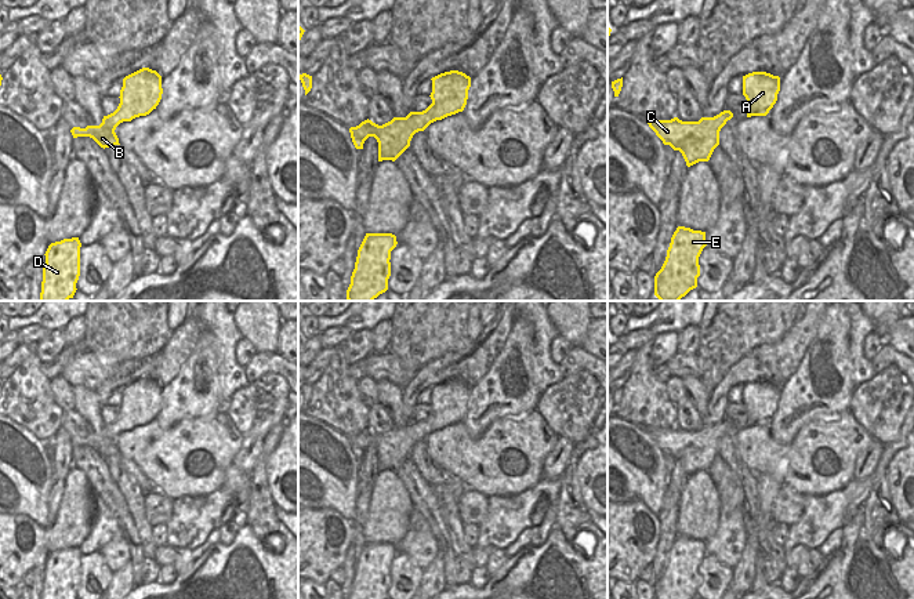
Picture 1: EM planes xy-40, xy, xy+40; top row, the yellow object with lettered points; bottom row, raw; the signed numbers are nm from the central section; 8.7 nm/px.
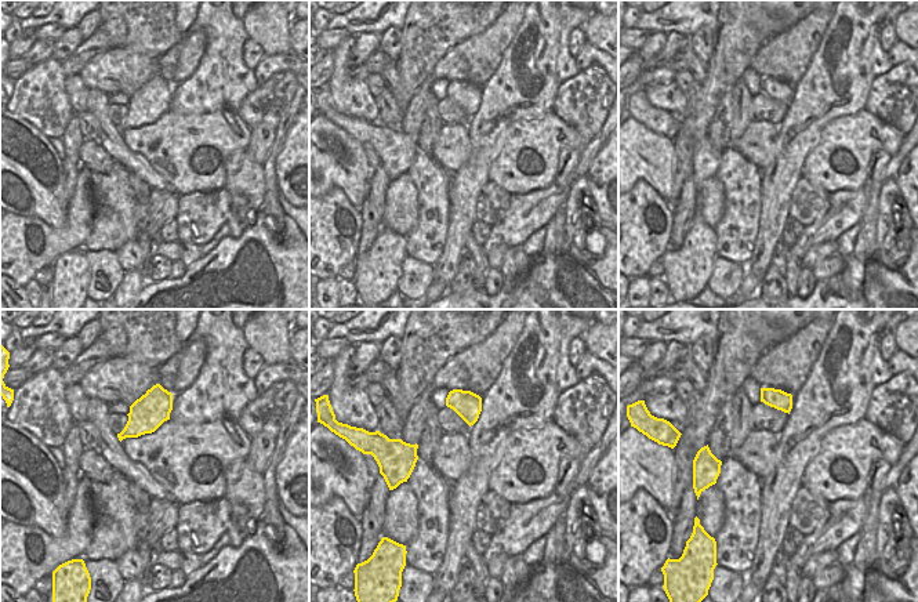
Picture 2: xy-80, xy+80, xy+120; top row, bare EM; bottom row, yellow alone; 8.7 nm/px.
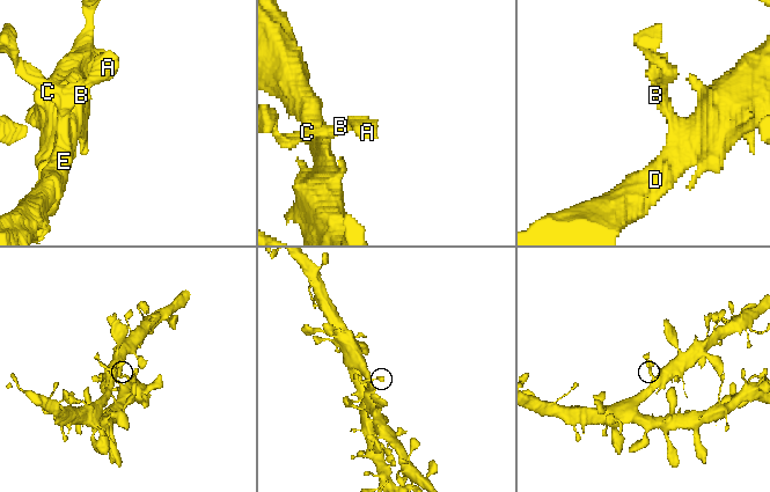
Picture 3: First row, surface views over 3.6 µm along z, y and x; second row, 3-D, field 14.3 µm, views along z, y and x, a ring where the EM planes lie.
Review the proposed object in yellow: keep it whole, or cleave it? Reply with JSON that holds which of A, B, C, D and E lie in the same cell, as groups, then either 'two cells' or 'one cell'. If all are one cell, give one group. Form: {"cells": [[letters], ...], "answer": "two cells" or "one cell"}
{"cells": [["A", "B", "C", "D", "E"]], "answer": "one cell"}

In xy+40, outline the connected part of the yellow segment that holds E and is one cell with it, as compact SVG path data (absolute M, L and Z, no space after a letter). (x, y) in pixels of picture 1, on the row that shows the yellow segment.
M677 228L665 261L654 276L654 295L660 301L679 301L697 287L699 257L706 246L706 232Z

